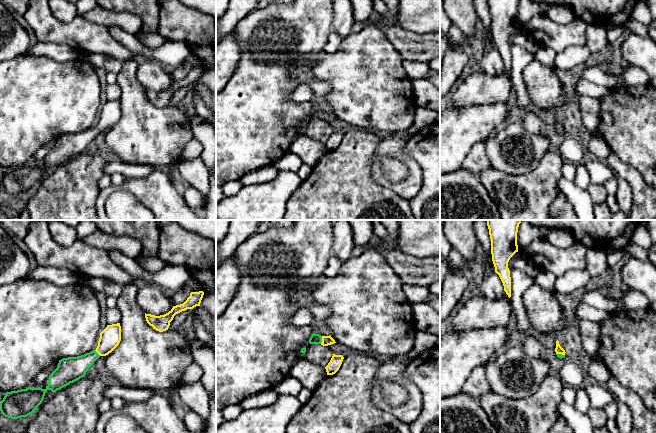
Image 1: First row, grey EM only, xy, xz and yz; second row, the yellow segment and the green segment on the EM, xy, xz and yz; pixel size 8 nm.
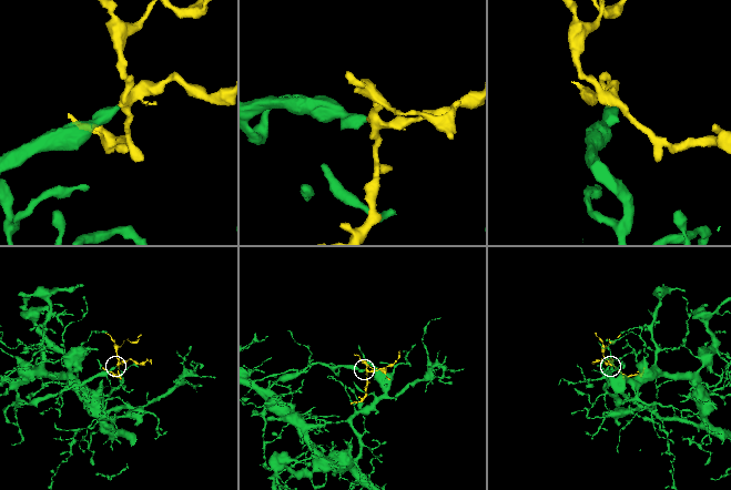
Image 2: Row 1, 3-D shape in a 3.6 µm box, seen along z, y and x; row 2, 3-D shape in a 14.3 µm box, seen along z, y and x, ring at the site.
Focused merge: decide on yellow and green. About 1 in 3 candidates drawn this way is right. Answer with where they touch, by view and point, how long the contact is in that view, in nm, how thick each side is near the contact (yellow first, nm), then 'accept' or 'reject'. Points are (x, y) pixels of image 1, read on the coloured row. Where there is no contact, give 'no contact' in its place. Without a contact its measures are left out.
xz (322, 340) | 70 nm | 80/80 nm | accept

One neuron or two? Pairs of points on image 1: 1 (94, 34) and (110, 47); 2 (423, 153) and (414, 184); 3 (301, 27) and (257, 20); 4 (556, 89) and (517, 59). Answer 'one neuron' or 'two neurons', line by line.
1: one neuron
2: two neurons
3: one neuron
4: two neurons

